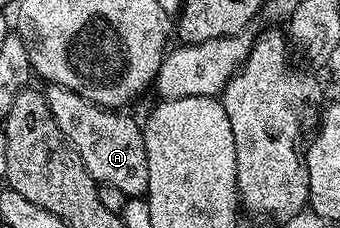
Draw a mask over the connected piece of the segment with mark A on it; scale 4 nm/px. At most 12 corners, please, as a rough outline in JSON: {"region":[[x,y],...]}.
{"region":[[58,84],[55,126],[98,185],[148,193],[143,128]]}

